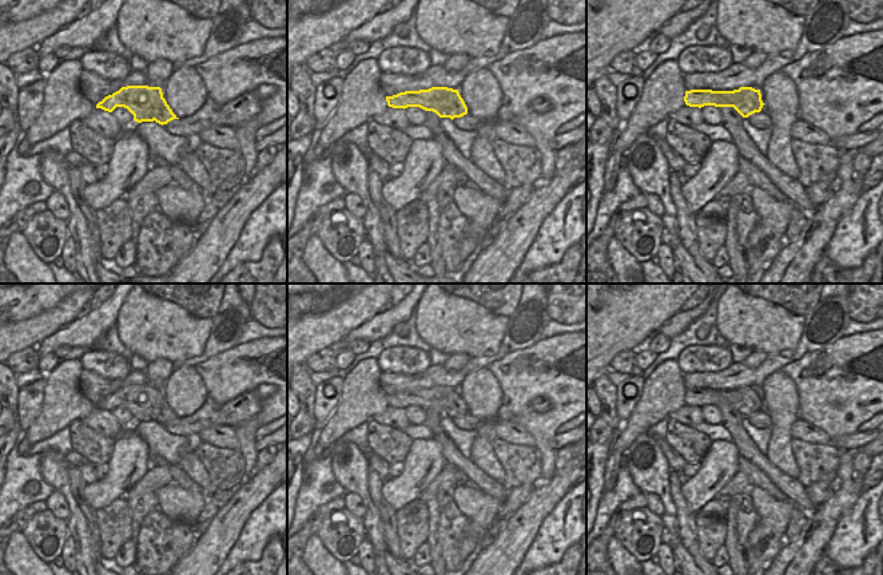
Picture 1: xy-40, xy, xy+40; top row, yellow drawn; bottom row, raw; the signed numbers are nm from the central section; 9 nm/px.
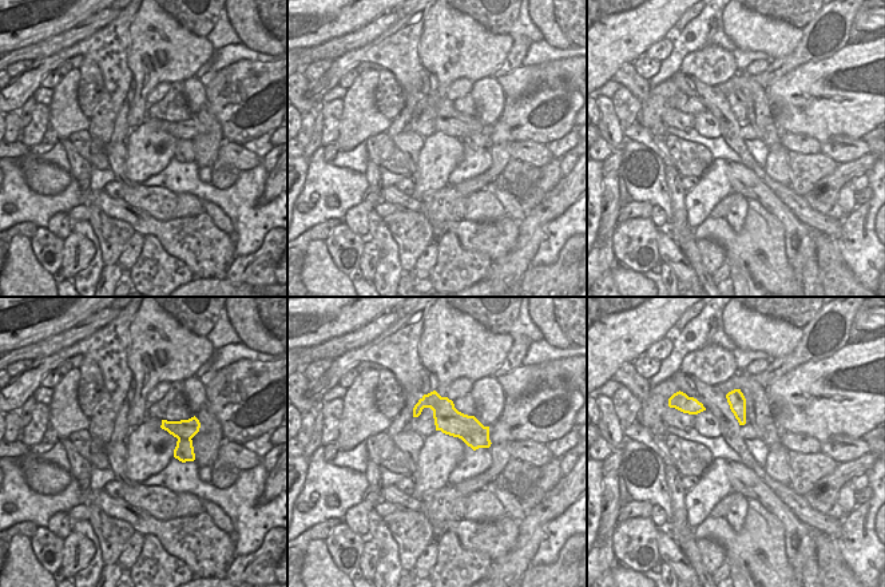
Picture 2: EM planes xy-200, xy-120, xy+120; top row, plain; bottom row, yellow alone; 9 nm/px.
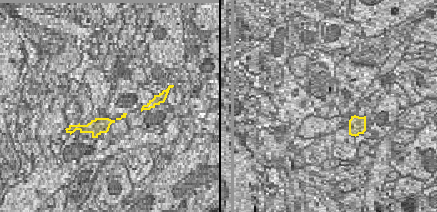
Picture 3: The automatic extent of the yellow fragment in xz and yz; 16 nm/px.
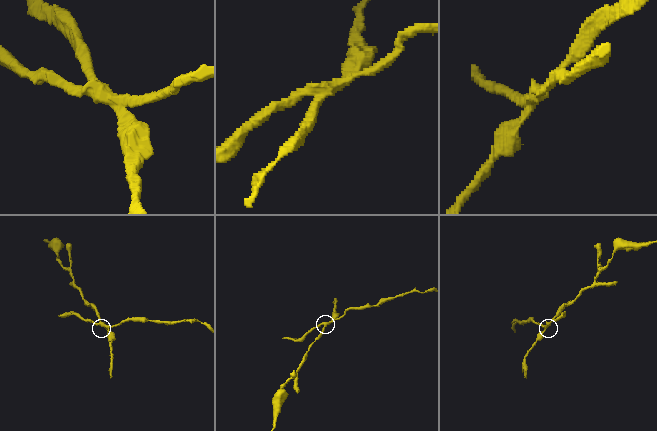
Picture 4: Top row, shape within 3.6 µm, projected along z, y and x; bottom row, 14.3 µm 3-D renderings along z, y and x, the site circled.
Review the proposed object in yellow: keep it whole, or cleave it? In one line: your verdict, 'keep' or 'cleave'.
cleave

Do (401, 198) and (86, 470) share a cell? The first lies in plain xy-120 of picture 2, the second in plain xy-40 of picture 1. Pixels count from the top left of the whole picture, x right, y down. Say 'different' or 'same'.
same

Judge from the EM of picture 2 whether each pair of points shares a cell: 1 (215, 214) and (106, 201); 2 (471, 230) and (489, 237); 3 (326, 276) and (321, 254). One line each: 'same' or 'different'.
1: different
2: same
3: same

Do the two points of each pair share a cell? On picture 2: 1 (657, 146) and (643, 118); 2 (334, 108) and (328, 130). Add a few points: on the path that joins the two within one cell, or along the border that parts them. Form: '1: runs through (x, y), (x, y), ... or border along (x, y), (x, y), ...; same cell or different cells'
1: border along (635, 122), (649, 130); different cells
2: runs through (330, 114), (330, 125); same cell

